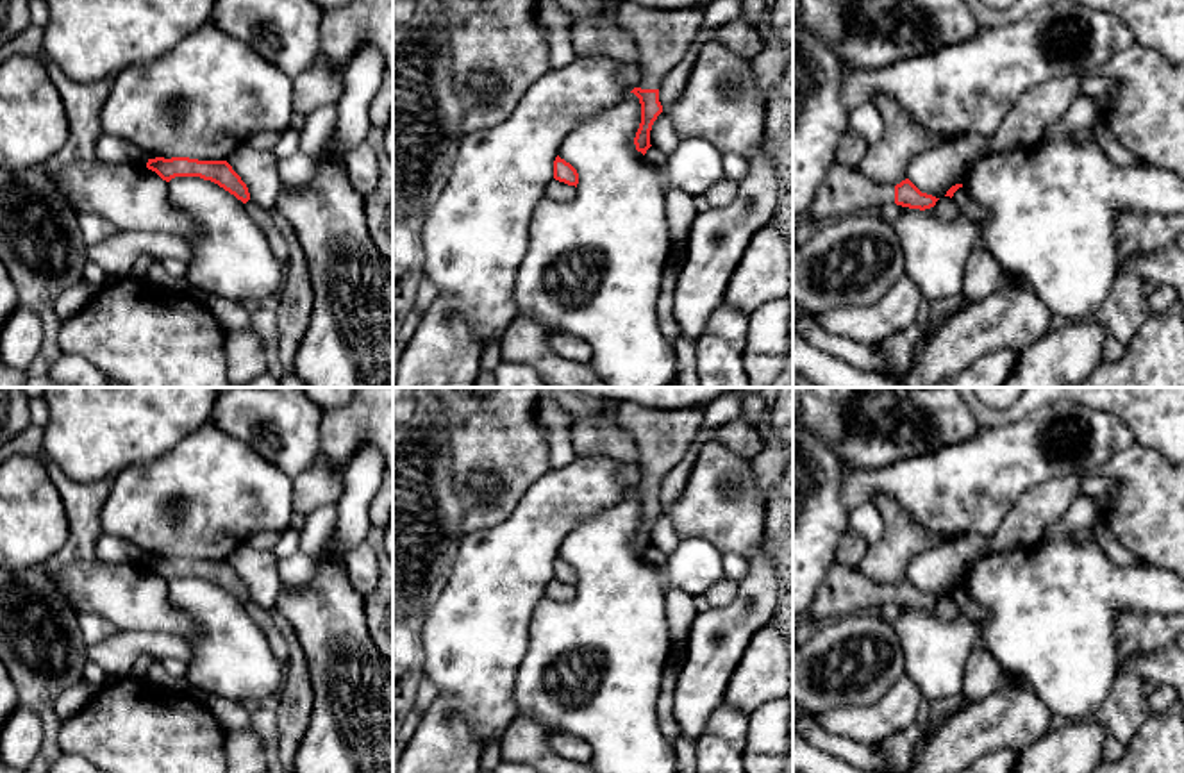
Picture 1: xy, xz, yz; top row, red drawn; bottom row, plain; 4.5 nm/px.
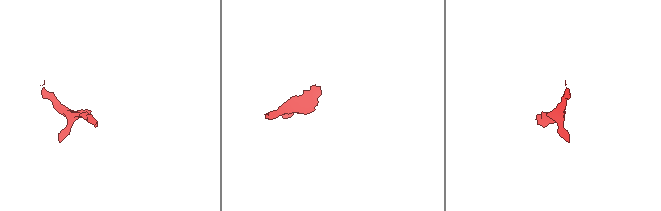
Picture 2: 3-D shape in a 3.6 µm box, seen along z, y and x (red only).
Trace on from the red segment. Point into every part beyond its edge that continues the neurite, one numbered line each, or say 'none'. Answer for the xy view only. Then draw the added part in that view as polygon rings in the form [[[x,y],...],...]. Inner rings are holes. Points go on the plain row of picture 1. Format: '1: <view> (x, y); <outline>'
none

